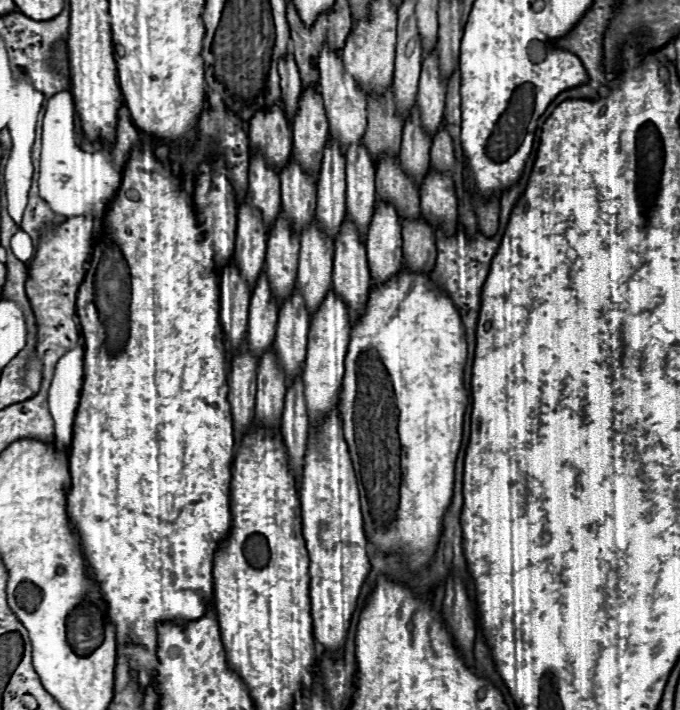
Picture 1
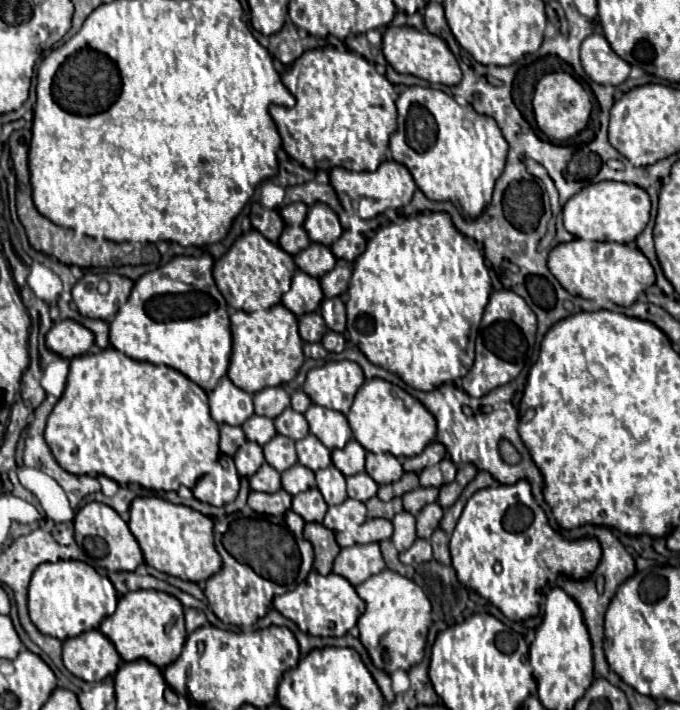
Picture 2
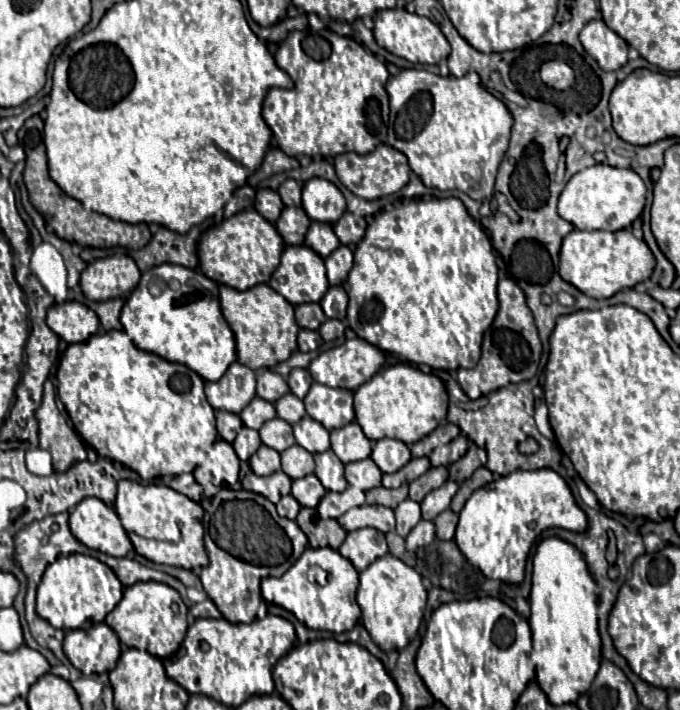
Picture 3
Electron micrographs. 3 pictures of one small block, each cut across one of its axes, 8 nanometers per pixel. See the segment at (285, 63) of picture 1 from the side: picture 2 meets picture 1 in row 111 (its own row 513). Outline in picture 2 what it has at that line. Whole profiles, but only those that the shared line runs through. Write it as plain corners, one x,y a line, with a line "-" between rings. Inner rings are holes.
288,510
284,518
286,518
288,528
290,528
296,536
300,536
300,534
302,534
302,528
304,528
304,520
300,520
300,516
296,516
296,512
292,512
292,510

